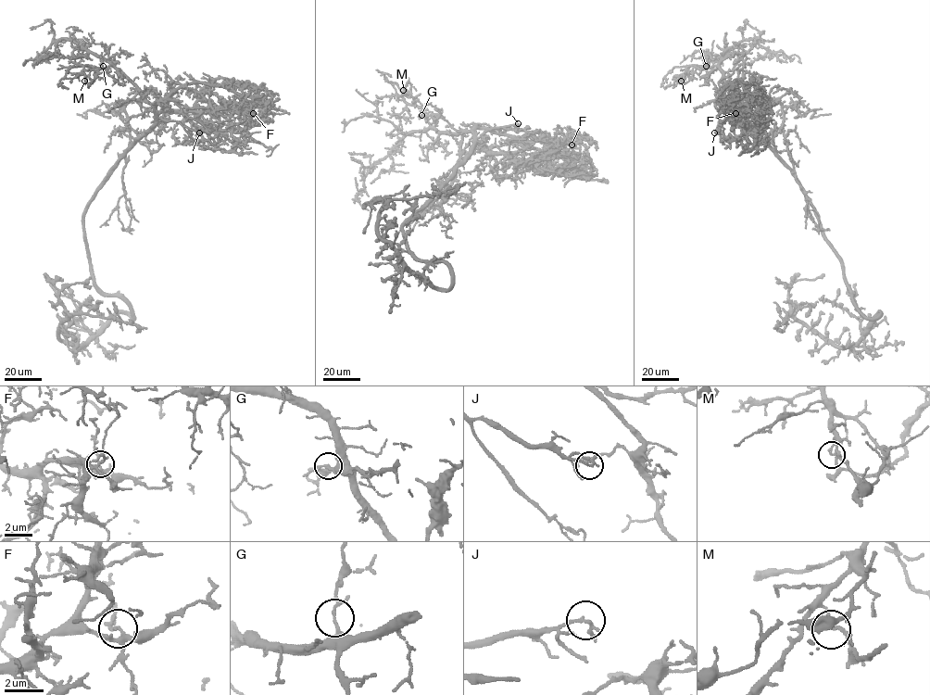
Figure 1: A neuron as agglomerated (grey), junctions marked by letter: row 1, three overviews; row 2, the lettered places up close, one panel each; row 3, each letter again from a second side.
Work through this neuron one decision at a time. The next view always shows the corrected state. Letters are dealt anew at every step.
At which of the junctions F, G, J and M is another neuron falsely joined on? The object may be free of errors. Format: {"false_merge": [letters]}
{"false_merge": ["M"]}

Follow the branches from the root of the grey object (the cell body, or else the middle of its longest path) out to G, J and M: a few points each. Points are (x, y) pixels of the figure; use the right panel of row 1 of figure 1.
G: (815, 209), (793, 172), (765, 143), (740, 127), (723, 109), (723, 74), (716, 66), (706, 66)
J: (815, 209), (793, 172), (765, 143), (730, 118), (719, 121), (714, 132)
M: (815, 209), (793, 172), (723, 109), (724, 77), (716, 66), (697, 68), (687, 82), (681, 81)

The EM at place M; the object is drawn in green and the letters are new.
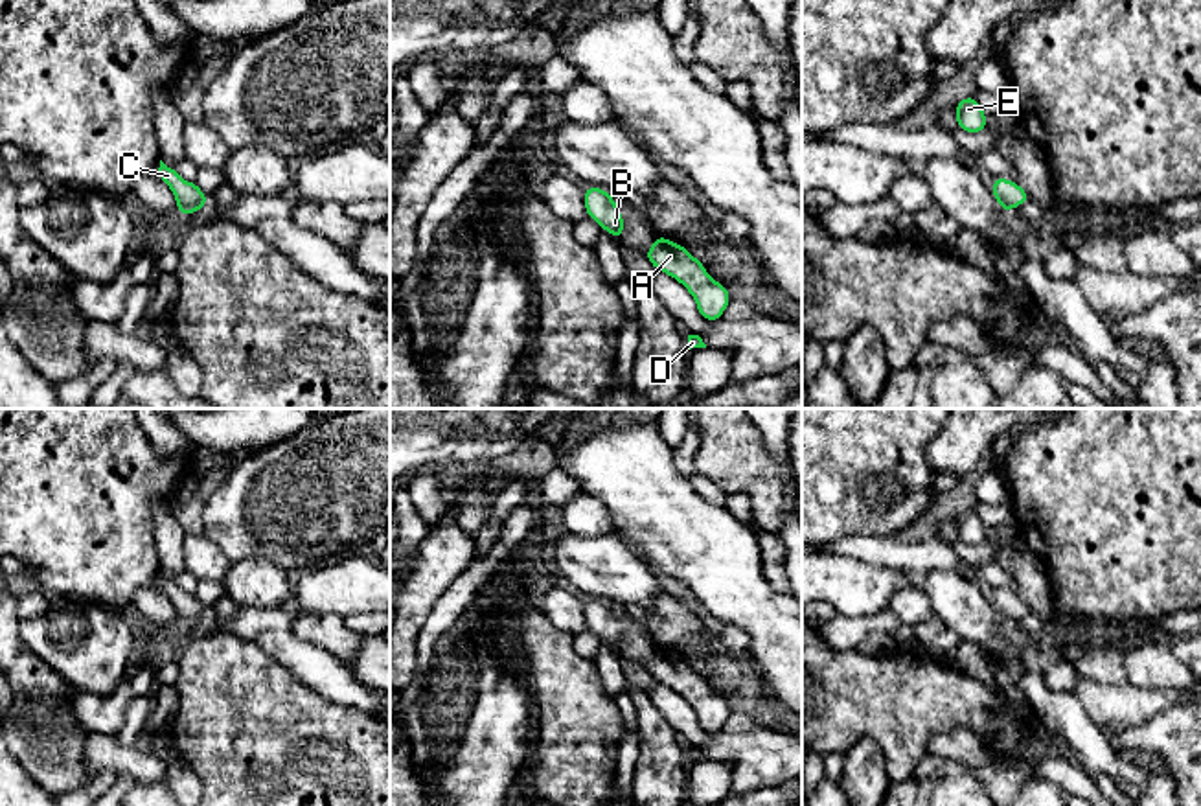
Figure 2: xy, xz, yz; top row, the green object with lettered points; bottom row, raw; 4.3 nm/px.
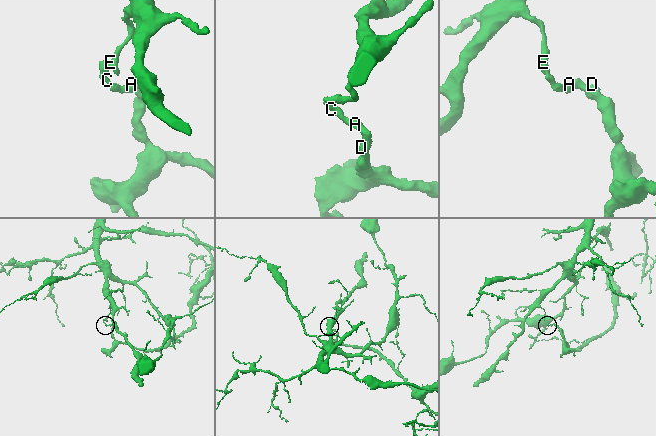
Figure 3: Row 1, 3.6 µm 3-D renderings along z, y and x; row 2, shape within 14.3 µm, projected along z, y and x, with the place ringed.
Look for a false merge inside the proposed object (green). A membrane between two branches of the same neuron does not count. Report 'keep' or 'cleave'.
cleave

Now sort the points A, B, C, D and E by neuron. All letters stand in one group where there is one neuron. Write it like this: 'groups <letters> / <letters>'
groups A B D / C E

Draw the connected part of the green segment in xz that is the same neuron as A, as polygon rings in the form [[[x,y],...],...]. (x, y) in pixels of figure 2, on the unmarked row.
[[[657,646],[653,659],[646,670],[657,683],[679,692],[695,710],[699,727],[704,732],[721,731],[730,716],[726,697],[714,694],[703,675],[695,672],[684,659]]]

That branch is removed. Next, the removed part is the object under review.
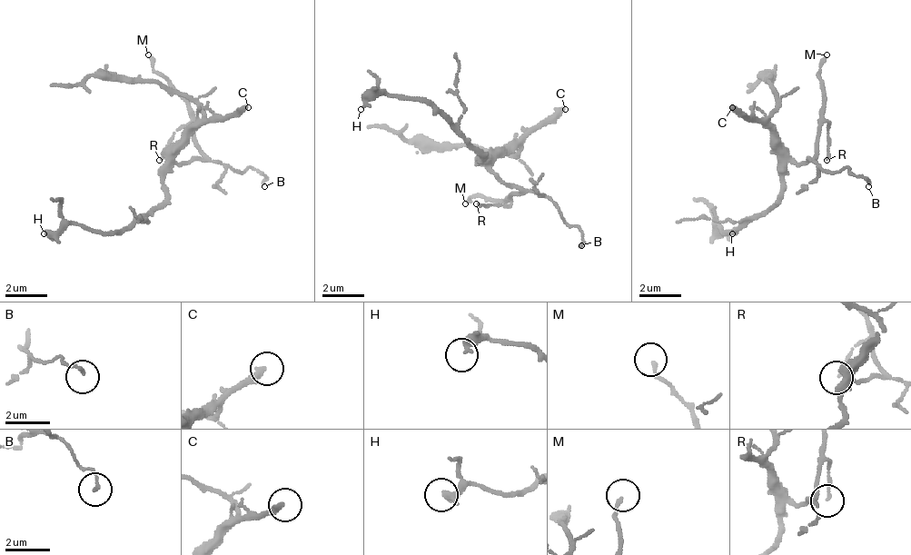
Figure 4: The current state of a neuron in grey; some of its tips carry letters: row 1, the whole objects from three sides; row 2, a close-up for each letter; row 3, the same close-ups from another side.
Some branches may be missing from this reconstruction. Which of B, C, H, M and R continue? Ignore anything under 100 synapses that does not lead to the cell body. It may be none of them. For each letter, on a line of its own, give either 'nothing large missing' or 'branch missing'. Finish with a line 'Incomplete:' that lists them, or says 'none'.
B: nothing large missing
C: branch missing
H: nothing large missing
M: nothing large missing
R: nothing large missing
Incomplete: C

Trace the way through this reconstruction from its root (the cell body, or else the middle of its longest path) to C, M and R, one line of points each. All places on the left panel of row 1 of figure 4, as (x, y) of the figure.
C: (169, 144), (174, 144), (191, 128), (195, 128), (201, 123), (212, 123), (216, 118), (238, 118), (248, 107)
M: (169, 144), (169, 154), (174, 160), (185, 160), (195, 150), (191, 102), (153, 65), (148, 54)
R: (169, 144), (169, 154), (174, 160), (185, 160), (195, 150), (195, 139), (180, 128), (159, 160)

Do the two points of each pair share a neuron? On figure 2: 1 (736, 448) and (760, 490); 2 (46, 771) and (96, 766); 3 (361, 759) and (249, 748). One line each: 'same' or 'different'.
1: same
2: different
3: same

